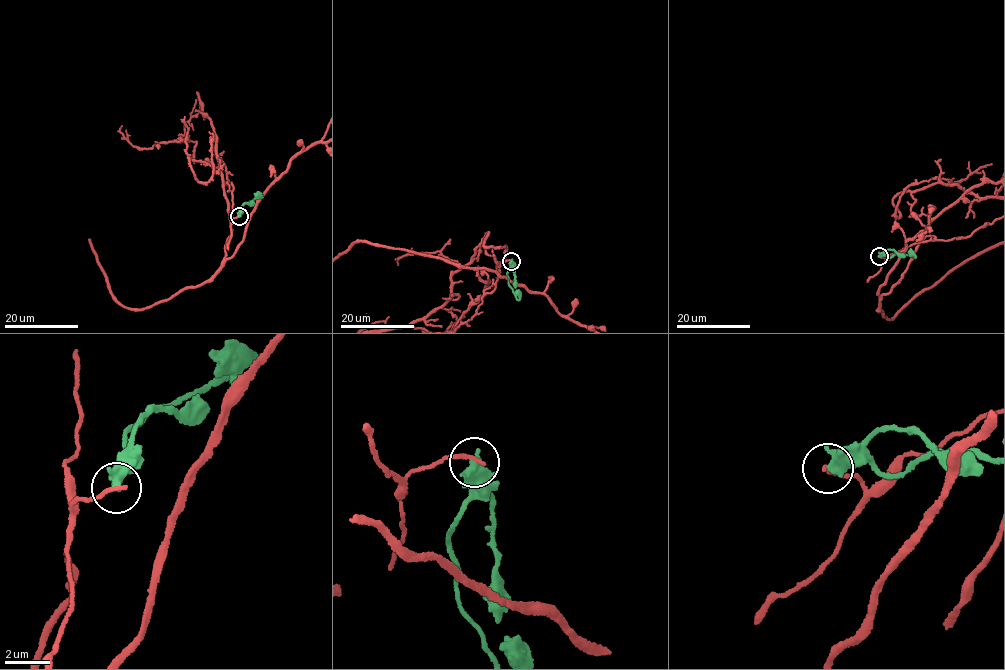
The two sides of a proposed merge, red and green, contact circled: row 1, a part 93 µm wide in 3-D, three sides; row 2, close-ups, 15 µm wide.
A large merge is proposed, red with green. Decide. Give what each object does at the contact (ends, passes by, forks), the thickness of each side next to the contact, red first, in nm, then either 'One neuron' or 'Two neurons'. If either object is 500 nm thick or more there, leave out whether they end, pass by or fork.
Thickness 200 nm (red) against 550 nm. Two neurons

